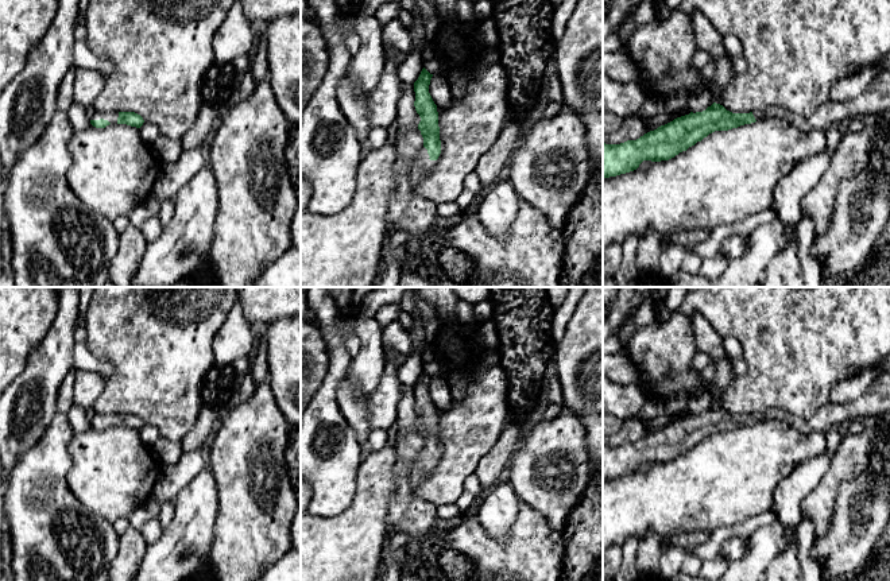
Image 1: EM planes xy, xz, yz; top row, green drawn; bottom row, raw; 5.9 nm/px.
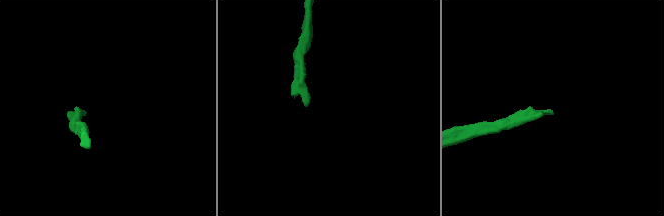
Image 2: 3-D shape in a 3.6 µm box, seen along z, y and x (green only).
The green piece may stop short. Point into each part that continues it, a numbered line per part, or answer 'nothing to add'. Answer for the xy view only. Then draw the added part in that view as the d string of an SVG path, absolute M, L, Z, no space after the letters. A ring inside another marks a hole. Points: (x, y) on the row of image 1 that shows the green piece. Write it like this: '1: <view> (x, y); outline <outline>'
1: xy (111, 116); outline M96 112L92 117L92 120L108 120L111 124L117 124L119 112L108 112L108 113L100 113Z

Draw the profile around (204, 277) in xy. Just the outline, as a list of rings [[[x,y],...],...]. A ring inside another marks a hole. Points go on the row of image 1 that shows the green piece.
[[[209,262],[204,263],[191,276],[185,280],[191,280],[194,287],[218,287],[216,275]]]

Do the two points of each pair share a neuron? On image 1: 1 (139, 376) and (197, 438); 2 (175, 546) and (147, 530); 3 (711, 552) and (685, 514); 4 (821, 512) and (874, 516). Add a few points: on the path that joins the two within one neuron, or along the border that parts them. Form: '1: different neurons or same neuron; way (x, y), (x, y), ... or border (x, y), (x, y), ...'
1: different neurons; border (202, 405), (193, 427), (180, 441)
2: different neurons; border (163, 529), (162, 534), (147, 546)
3: different neurons; border (740, 522), (732, 526), (718, 527), (711, 534)
4: different neurons; border (840, 483), (836, 491), (831, 526), (815, 541)

